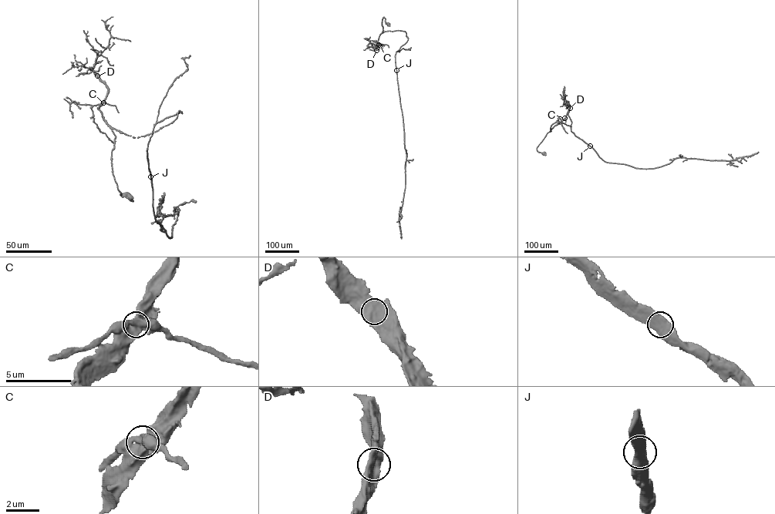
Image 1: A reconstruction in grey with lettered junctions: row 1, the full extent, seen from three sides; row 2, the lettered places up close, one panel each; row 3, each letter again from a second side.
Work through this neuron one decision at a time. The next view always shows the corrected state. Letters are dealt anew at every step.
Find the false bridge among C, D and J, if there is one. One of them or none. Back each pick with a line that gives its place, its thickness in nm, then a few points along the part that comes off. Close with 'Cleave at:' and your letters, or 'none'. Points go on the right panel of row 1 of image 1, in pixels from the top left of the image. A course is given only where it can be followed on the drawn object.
C: place (564, 118); calibre 750 nm; course (564, 118), (561, 119), (561, 125), (567, 133)
Cleave at: C

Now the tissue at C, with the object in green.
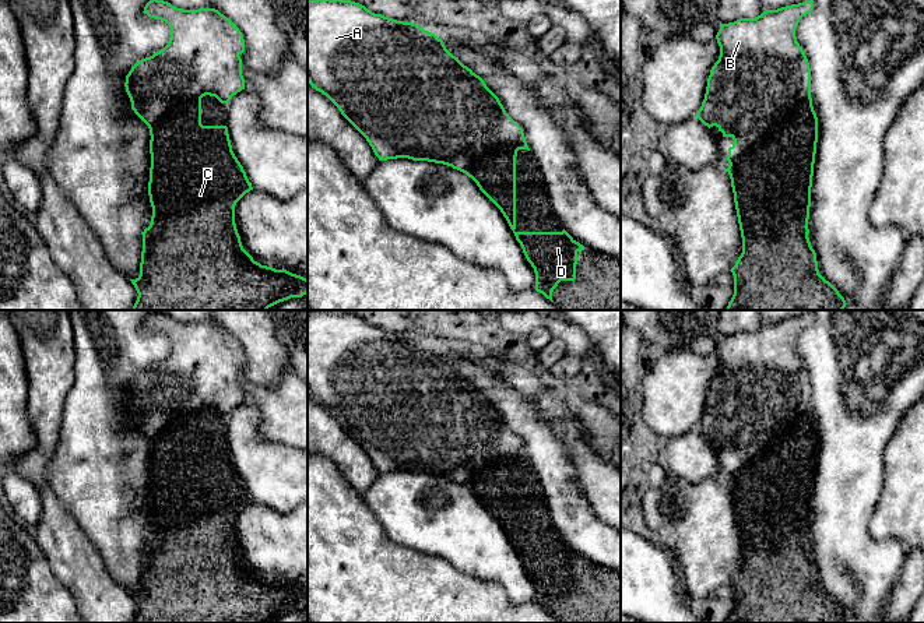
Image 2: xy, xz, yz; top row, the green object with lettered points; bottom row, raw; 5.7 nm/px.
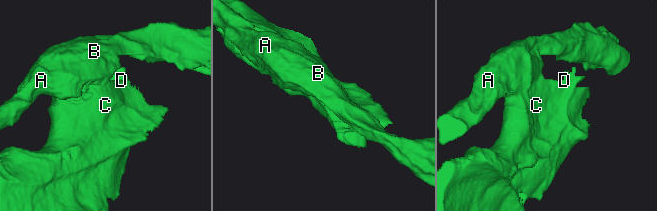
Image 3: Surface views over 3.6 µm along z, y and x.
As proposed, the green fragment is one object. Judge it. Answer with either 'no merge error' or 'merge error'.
merge error

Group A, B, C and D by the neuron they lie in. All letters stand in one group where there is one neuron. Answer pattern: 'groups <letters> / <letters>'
groups A B / C D

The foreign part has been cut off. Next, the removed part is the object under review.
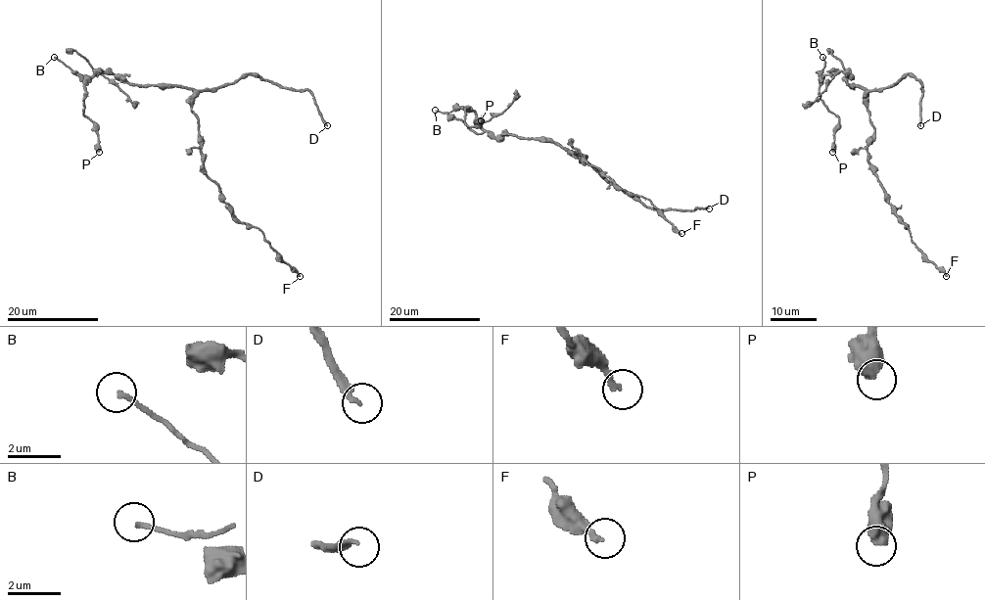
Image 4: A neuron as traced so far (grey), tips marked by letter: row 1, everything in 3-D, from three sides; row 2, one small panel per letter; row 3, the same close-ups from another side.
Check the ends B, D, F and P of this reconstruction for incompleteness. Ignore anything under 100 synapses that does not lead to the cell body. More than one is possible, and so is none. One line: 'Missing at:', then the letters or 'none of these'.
Missing at: D

